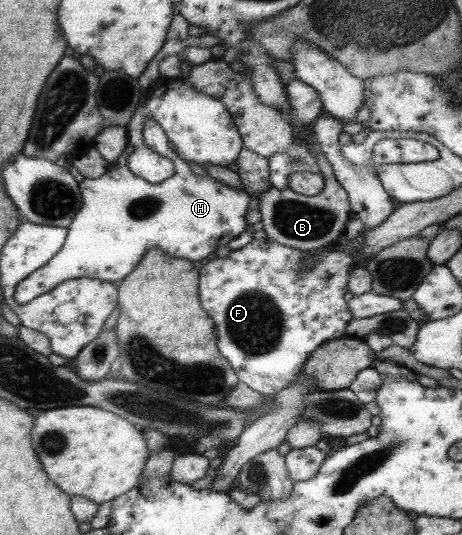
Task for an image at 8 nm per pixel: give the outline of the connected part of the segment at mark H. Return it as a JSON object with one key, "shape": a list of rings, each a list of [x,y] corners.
{"shape":[[[150,119],[146,123],[144,135],[148,146],[152,146],[156,152],[175,160],[176,176],[156,184],[135,175],[131,171],[130,159],[136,149],[131,143],[121,159],[113,164],[106,175],[98,178],[84,178],[81,182],[82,192],[84,192],[84,207],[69,227],[67,243],[50,264],[39,269],[38,272],[34,272],[22,284],[19,284],[16,301],[26,305],[44,293],[50,292],[62,282],[82,277],[100,278],[119,284],[136,271],[150,249],[162,249],[170,257],[184,257],[184,259],[193,262],[202,261],[202,259],[211,258],[216,249],[228,245],[232,239],[238,237],[240,233],[244,233],[248,227],[246,211],[253,202],[251,196],[244,189],[232,188],[216,178],[196,175],[192,171],[189,161],[177,153],[171,137],[158,121]]]}

